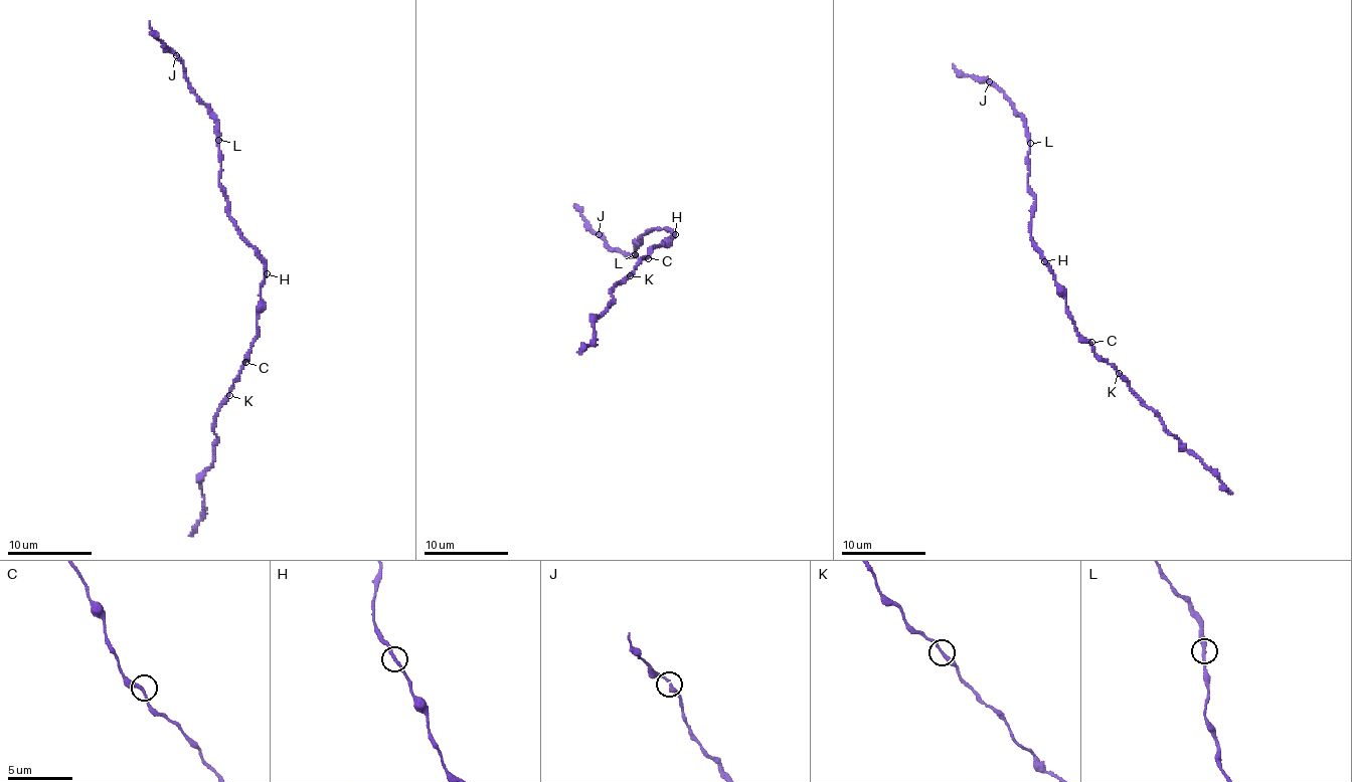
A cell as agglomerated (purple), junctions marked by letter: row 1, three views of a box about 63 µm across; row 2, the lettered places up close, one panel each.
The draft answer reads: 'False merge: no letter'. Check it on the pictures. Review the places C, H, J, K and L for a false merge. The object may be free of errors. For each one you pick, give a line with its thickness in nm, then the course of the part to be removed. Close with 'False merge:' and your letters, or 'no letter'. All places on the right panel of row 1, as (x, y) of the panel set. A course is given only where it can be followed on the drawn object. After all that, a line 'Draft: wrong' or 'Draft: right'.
False merge: no letter
Draft: right

